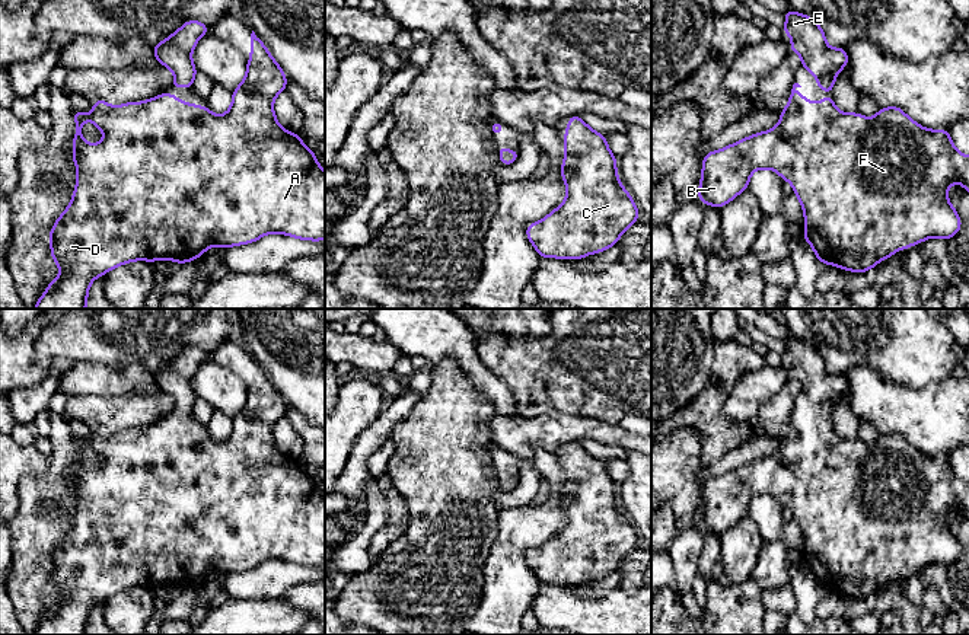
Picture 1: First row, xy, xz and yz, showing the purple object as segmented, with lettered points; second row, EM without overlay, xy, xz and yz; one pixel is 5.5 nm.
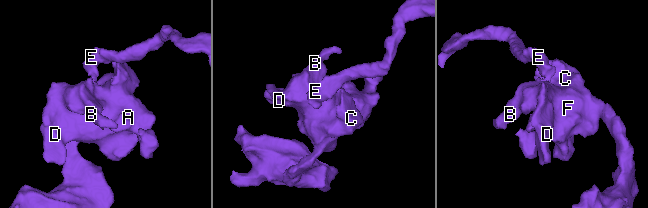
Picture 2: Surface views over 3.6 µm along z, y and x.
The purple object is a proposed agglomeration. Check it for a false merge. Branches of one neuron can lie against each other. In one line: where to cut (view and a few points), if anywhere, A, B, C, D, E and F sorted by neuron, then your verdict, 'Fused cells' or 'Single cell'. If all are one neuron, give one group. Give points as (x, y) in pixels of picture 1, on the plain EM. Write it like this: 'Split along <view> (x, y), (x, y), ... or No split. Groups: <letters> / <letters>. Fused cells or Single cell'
No split. Groups: A B C D E F. Single cell

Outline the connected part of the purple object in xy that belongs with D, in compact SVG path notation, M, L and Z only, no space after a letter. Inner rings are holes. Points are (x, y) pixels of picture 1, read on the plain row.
M252 357L246 402L232 418L232 431L223 441L169 419L118 433L98 425L90 441L74 435L73 486L77 508L70 532L50 558L51 584L61 600L47 612L34 635L86 635L92 607L133 587L192 588L211 572L248 571L268 559L325 567L325 498L299 460L284 456L274 440L274 425L286 417L286 411L283 395ZM87 446L105 460L98 470L86 469L82 463L82 451Z

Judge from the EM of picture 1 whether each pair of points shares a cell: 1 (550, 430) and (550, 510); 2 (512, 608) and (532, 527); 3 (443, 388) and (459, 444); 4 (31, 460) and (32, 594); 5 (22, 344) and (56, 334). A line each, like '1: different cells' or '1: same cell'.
1: different cells
2: same cell
3: same cell
4: different cells
5: different cells

